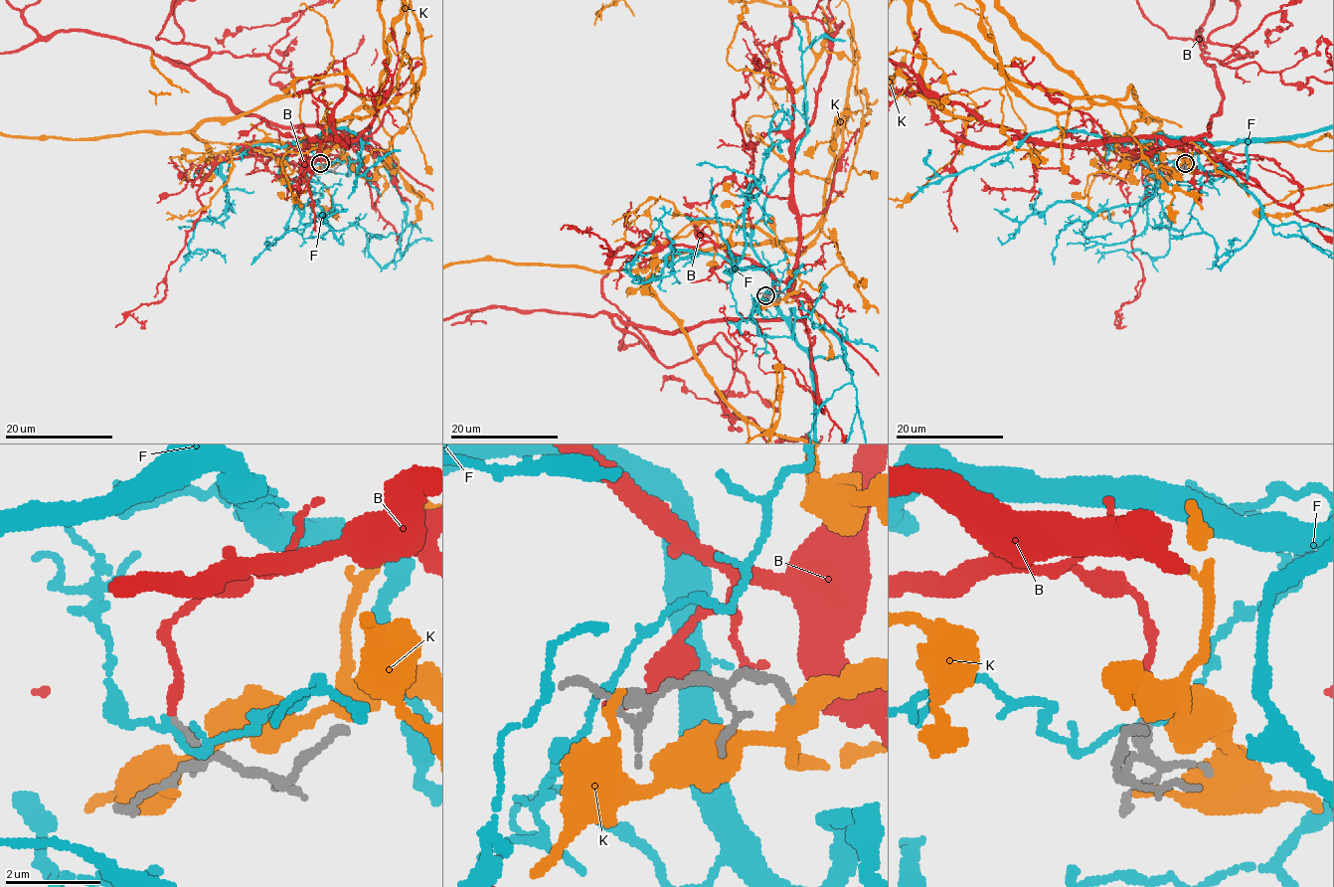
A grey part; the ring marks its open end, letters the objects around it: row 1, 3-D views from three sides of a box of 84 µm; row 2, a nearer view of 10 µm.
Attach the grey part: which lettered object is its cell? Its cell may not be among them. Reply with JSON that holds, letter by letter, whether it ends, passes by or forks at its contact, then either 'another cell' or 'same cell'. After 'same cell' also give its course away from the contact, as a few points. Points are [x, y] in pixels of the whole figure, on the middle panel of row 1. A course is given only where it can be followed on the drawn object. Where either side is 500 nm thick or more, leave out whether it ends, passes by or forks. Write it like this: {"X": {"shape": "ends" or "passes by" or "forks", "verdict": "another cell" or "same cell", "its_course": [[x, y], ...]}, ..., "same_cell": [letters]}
{"B": {"shape": "ends", "verdict": "same cell"}, "F": {"shape": "passes by", "verdict": "another cell"}, "K": {"shape": "ends", "verdict": "another cell"}, "same_cell": ["B"]}

